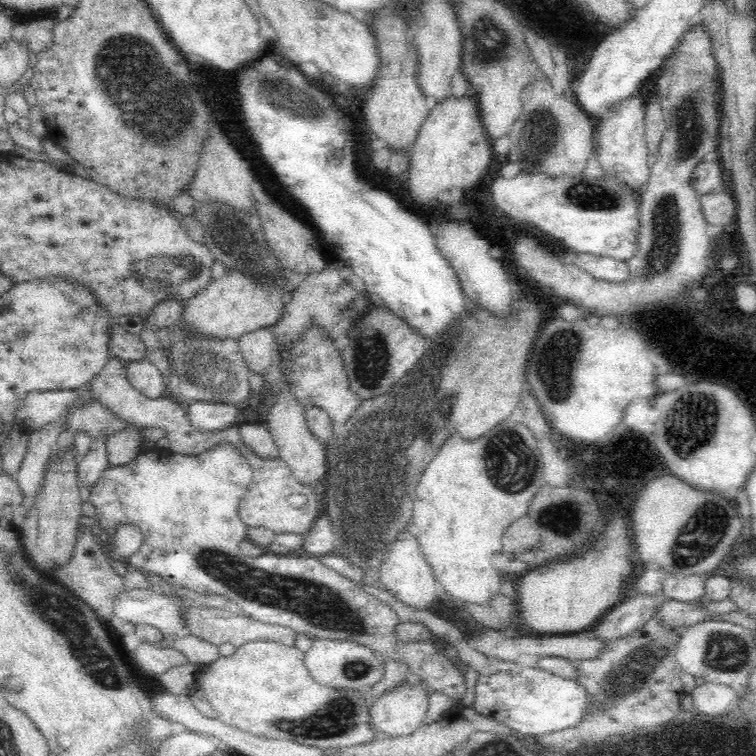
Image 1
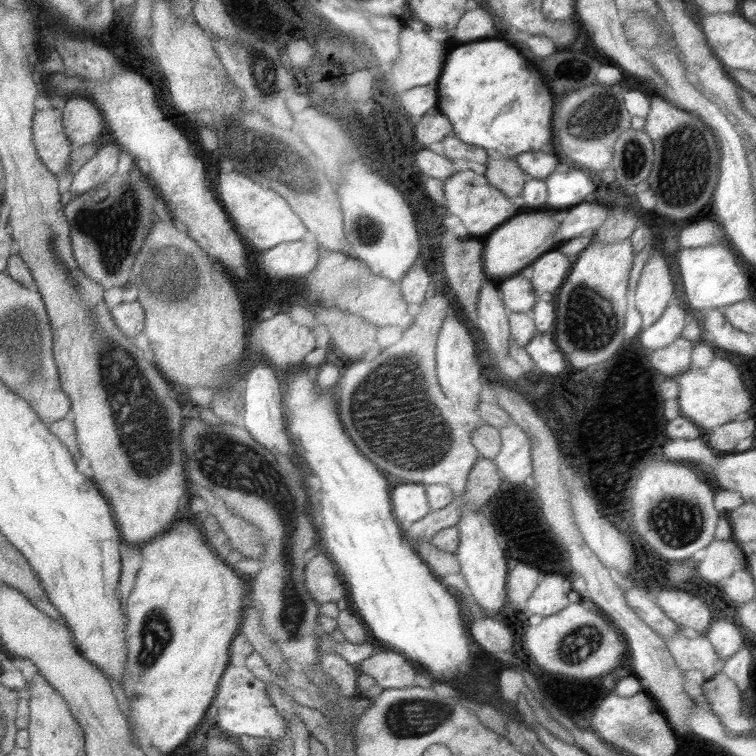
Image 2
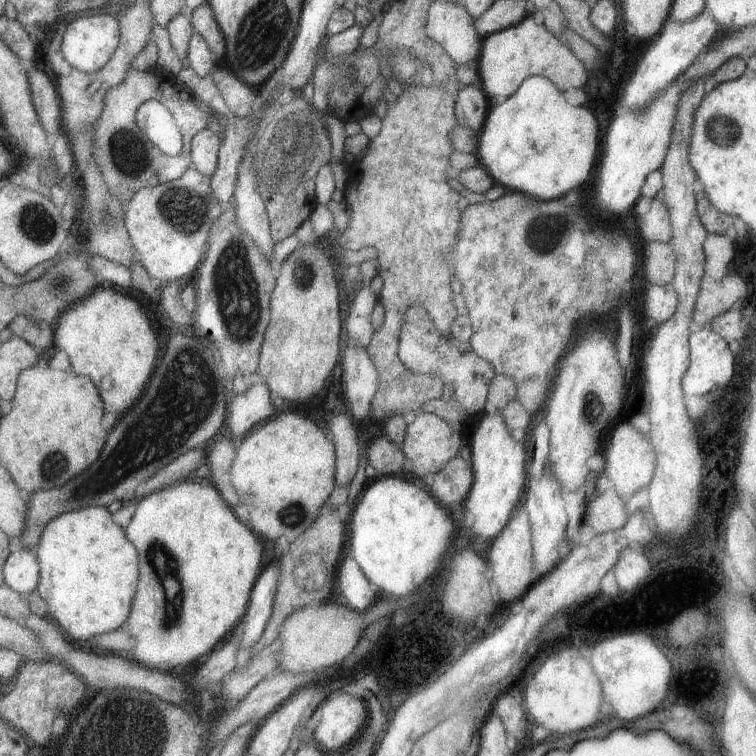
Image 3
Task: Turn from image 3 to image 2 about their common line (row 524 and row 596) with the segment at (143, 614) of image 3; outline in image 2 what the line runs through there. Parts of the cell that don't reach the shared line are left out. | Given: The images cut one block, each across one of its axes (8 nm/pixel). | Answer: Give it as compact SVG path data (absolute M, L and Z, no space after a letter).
M187 520L173 522L173 526L167 532L161 532L161 534L153 536L147 544L143 544L141 546L141 558L143 558L143 562L141 562L141 568L139 568L139 572L135 576L135 584L133 584L129 596L127 596L127 608L125 608L125 614L127 614L127 630L125 630L127 664L125 664L125 676L123 676L121 688L125 690L125 696L129 700L129 712L131 712L129 722L133 720L131 730L143 732L149 738L153 748L159 748L161 754L169 754L173 748L177 748L181 742L185 742L189 738L189 734L193 732L197 722L205 716L205 710L213 704L213 698L215 698L217 688L219 688L219 680L221 680L225 668L231 664L229 662L229 646L231 646L233 638L239 634L239 628L241 628L241 622L243 622L243 614L245 614L245 606L247 606L247 600L249 600L247 598L249 586L247 586L247 580L243 580L239 574L235 574L211 550L211 546L205 542L201 526L199 524L191 524Z

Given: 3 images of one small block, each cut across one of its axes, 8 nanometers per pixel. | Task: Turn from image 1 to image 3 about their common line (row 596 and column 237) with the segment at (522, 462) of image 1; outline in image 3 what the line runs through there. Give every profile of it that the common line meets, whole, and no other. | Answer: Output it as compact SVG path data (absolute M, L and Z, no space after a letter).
M279 412L273 420L253 428L235 450L231 482L251 516L247 526L259 536L275 542L285 538L291 544L319 518L333 486L337 486L333 442L307 418Z

